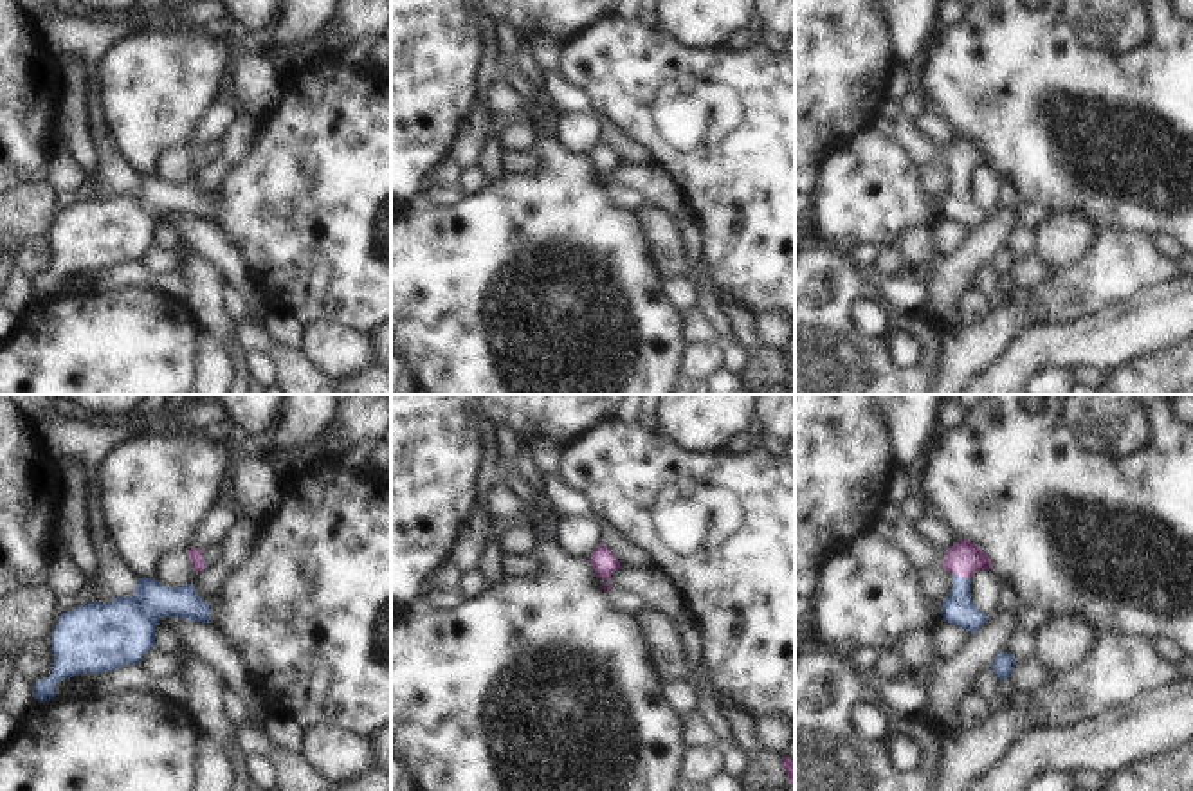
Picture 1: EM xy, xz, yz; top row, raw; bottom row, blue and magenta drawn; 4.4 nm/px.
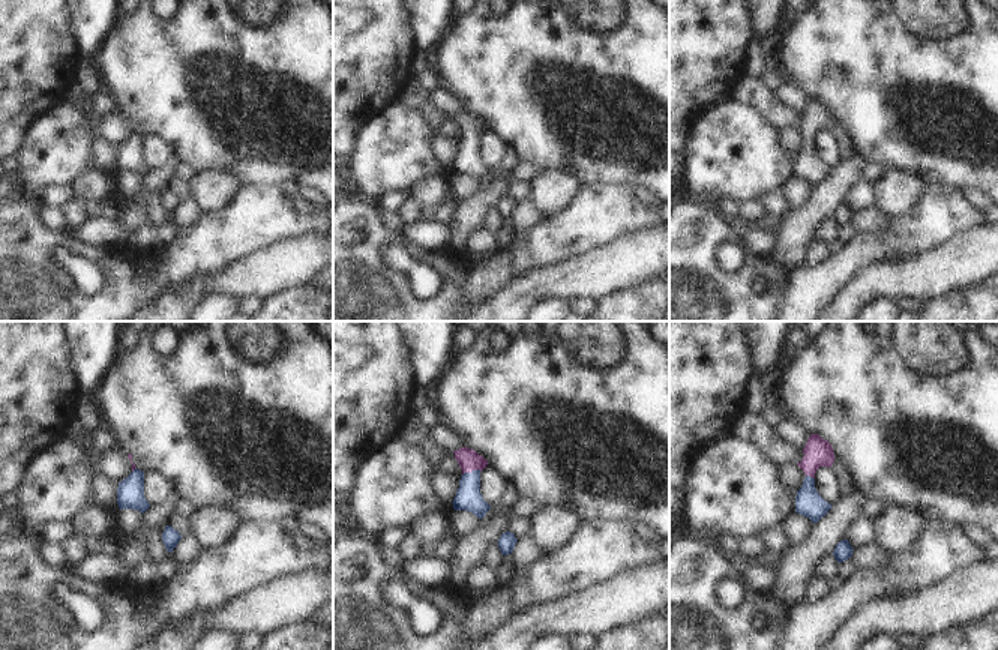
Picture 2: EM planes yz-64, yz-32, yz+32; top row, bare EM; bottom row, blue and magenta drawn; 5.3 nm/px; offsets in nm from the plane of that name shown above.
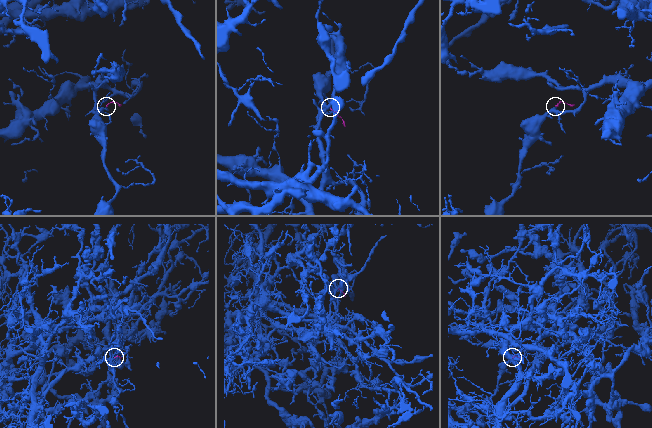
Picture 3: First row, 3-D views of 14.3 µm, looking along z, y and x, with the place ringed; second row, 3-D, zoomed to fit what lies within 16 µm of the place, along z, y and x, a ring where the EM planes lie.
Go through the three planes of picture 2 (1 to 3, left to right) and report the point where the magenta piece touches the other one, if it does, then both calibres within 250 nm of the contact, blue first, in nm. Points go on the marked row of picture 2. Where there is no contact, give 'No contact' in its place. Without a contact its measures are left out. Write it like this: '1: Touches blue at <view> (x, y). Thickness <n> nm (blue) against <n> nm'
1: Touches blue at yz-64 (134, 470). Thickness 140 nm (blue) against 20 nm
2: Touches blue at yz-32 (473, 470). Thickness 140 nm (blue) against 120 nm
3: Touches blue at yz+32 (809, 476). Thickness 150 nm (blue) against 160 nm

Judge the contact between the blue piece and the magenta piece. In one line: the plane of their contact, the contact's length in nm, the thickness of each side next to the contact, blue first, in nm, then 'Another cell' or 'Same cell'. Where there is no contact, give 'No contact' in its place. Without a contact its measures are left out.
Touches blue in yz. Shared border 90 nm. Thickness 140 nm (blue) against 160 nm. Same cell

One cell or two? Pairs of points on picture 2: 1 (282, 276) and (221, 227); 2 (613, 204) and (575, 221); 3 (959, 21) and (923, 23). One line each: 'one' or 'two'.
1: two
2: one
3: one

